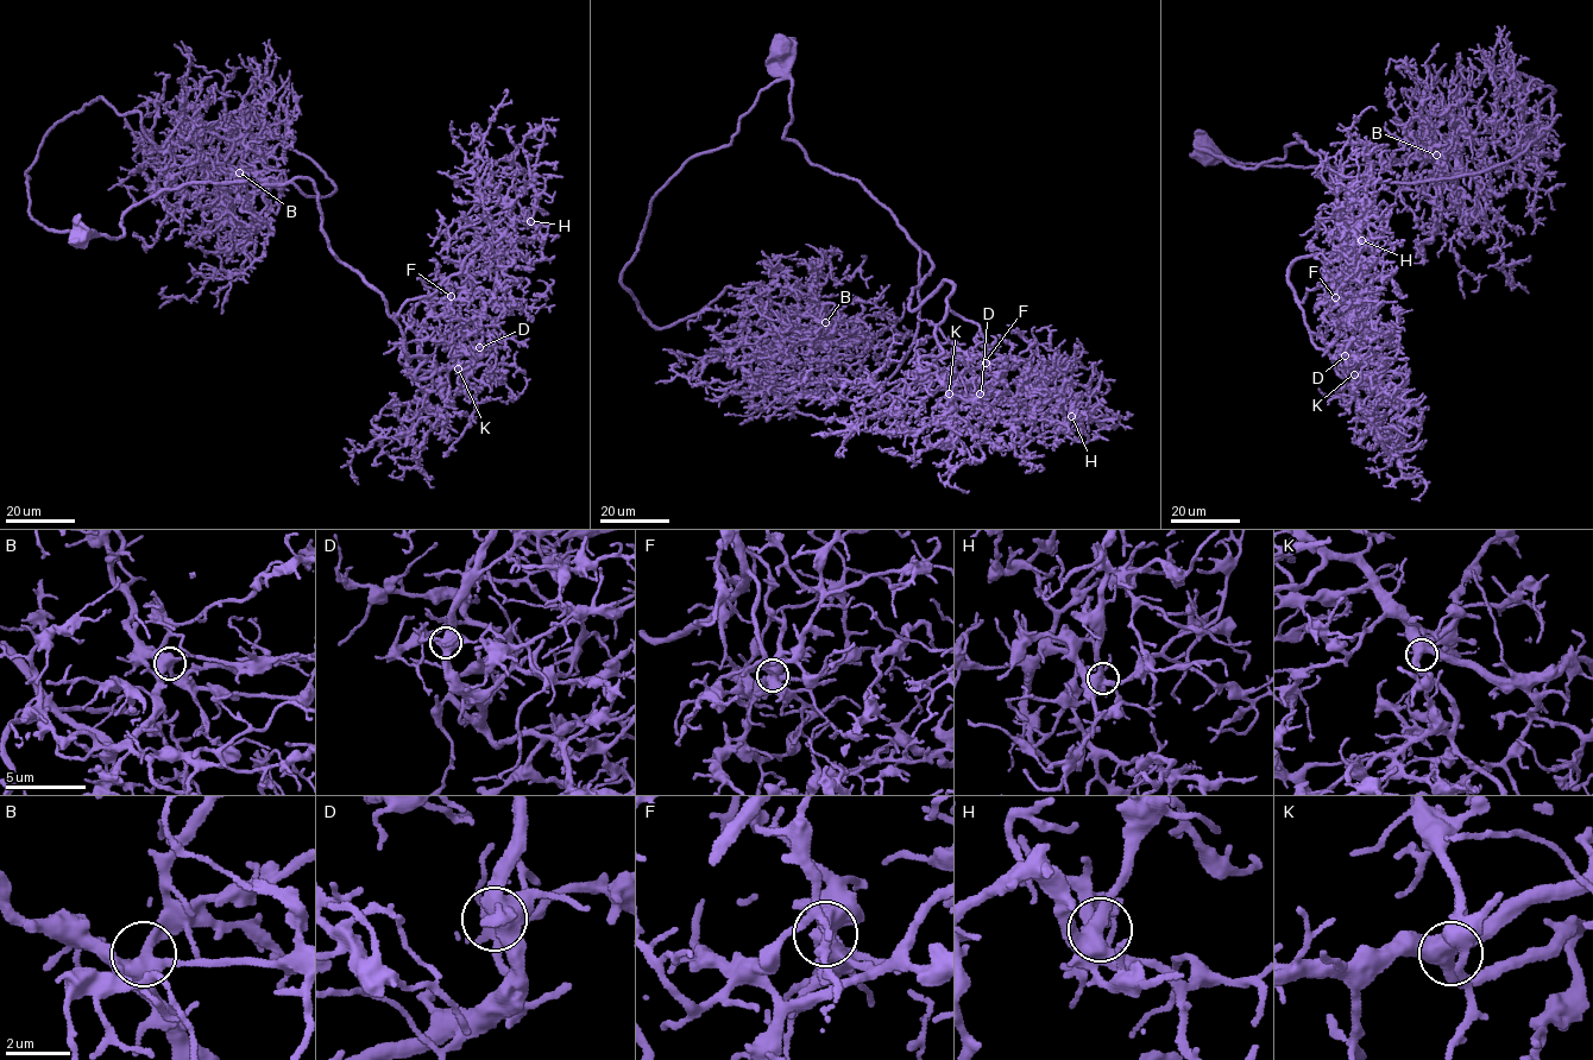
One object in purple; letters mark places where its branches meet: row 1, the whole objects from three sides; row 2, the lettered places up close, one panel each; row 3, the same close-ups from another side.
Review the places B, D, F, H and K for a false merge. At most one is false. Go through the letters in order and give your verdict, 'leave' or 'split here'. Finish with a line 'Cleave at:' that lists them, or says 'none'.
B: leave
D: leave
F: leave
H: leave
K: leave
Cleave at: none

